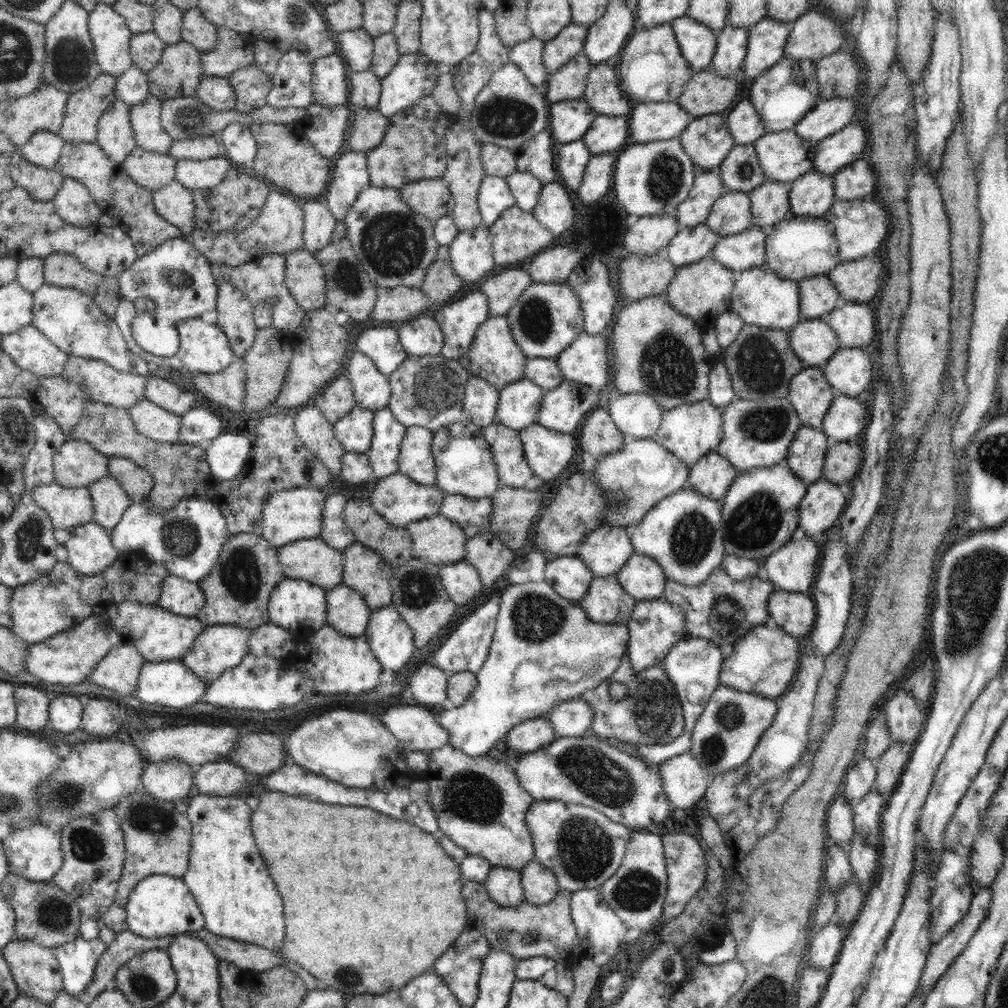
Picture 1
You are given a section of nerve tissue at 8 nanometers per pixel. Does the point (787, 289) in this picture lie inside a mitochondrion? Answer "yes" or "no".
no

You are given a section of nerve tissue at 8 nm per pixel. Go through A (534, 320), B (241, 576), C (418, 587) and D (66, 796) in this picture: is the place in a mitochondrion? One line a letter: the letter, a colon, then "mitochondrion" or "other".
A: mitochondrion
B: mitochondrion
C: mitochondrion
D: mitochondrion

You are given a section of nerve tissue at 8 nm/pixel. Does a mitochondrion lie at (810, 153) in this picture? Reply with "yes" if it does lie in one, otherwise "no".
no

